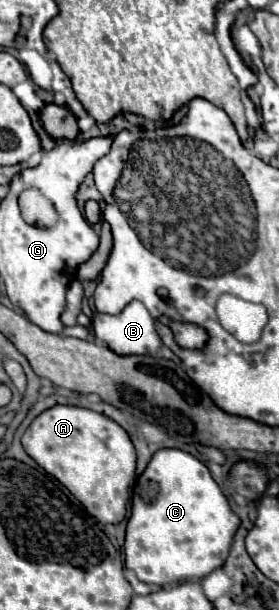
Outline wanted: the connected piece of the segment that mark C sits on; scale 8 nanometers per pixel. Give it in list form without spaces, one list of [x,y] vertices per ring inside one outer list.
[[[159,449],[137,479],[137,485],[147,483],[145,497],[149,497],[149,503],[141,499],[137,487],[125,537],[125,563],[135,567],[137,579],[165,585],[201,579],[219,569],[229,555],[241,519],[231,511],[209,469],[187,451]]]

